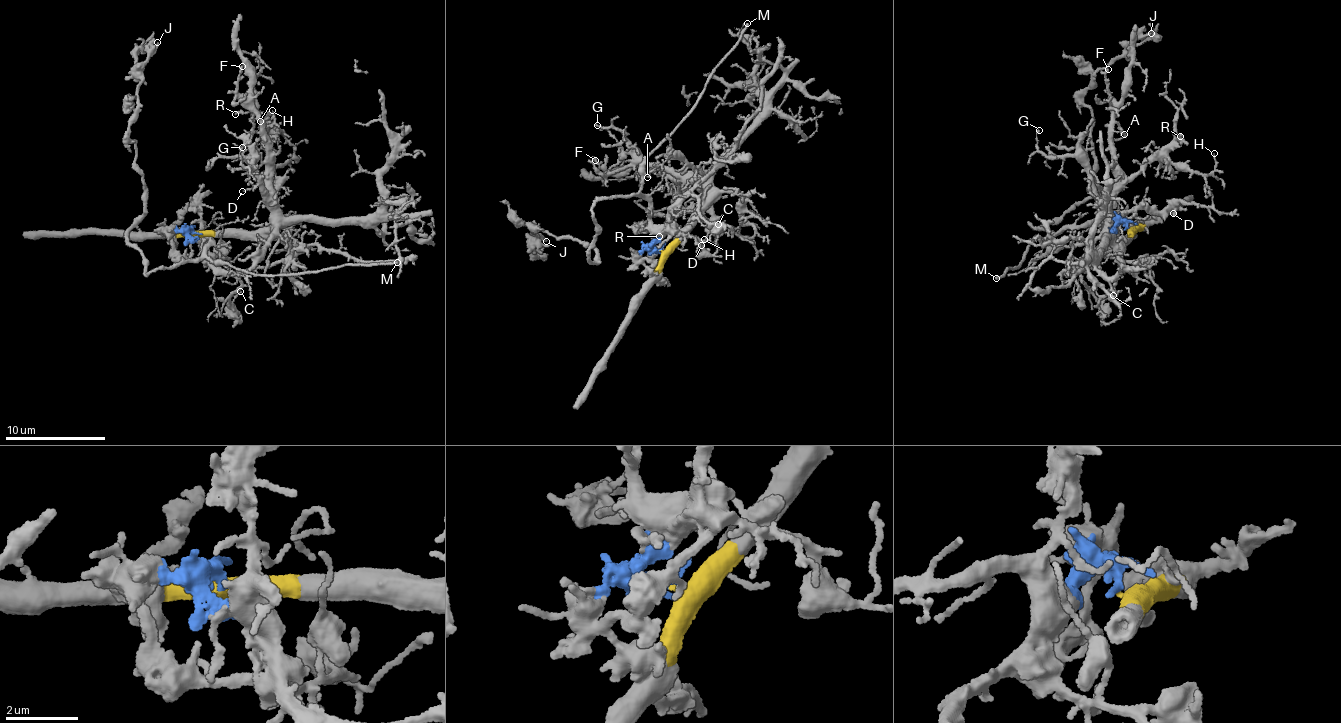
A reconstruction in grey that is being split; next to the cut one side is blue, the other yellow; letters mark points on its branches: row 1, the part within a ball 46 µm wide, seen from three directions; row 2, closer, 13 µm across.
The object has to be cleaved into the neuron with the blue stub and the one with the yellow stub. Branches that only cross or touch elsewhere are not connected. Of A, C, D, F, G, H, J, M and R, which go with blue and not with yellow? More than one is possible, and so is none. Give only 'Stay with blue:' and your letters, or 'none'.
Stay with blue: C, J, M

